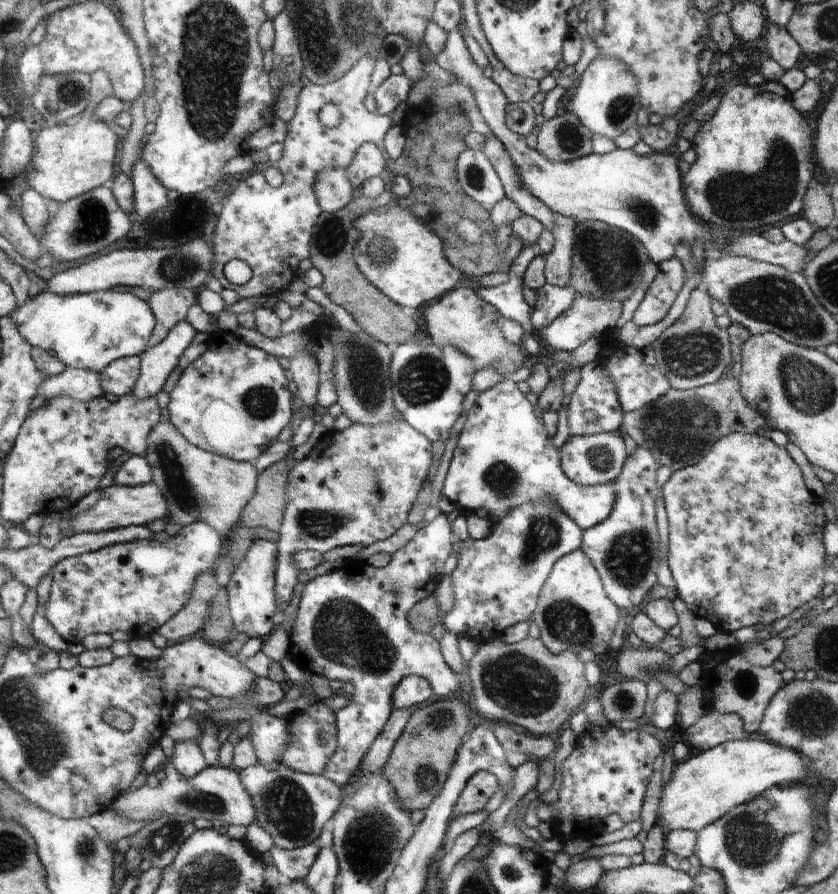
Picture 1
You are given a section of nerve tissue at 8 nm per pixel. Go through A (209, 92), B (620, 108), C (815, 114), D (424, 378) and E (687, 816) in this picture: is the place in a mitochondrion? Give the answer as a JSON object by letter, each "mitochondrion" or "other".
{"A":"mitochondrion","B":"mitochondrion","C":"other","D":"mitochondrion","E":"other"}

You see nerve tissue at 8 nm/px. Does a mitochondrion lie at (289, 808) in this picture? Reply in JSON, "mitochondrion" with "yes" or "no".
{"mitochondrion":"yes"}

